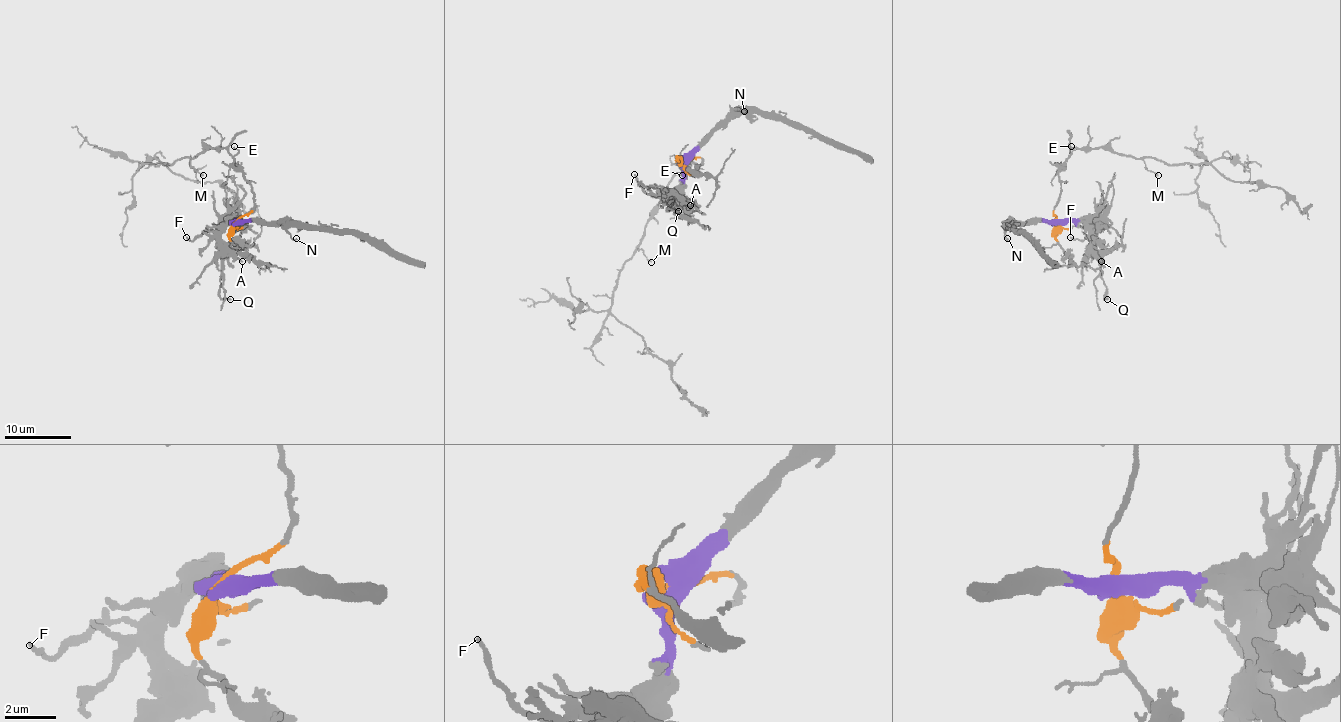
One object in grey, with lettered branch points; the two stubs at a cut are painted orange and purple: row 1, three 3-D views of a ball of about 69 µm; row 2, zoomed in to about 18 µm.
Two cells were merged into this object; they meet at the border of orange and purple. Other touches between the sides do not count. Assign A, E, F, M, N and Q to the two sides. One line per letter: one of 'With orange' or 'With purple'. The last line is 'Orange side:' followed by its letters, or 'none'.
A: With purple
E: With orange
F: With purple
M: With orange
N: With purple
Q: With purple
Orange side: E, M

